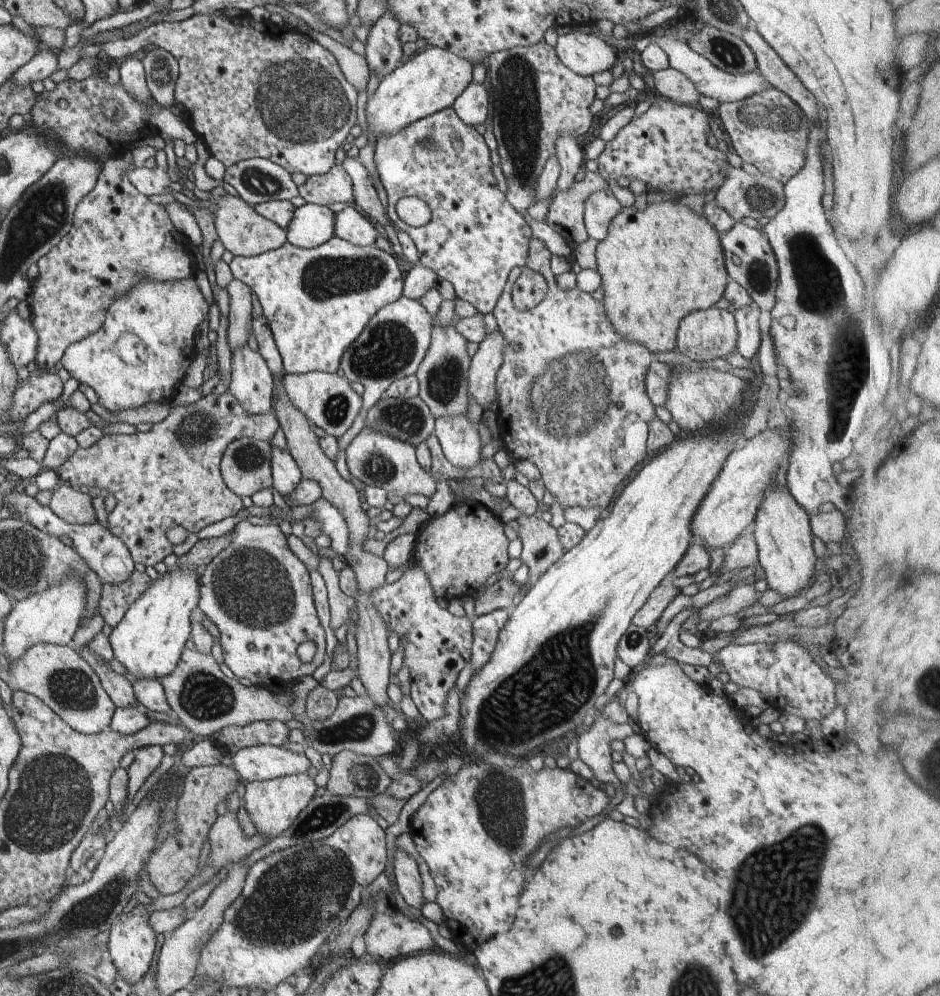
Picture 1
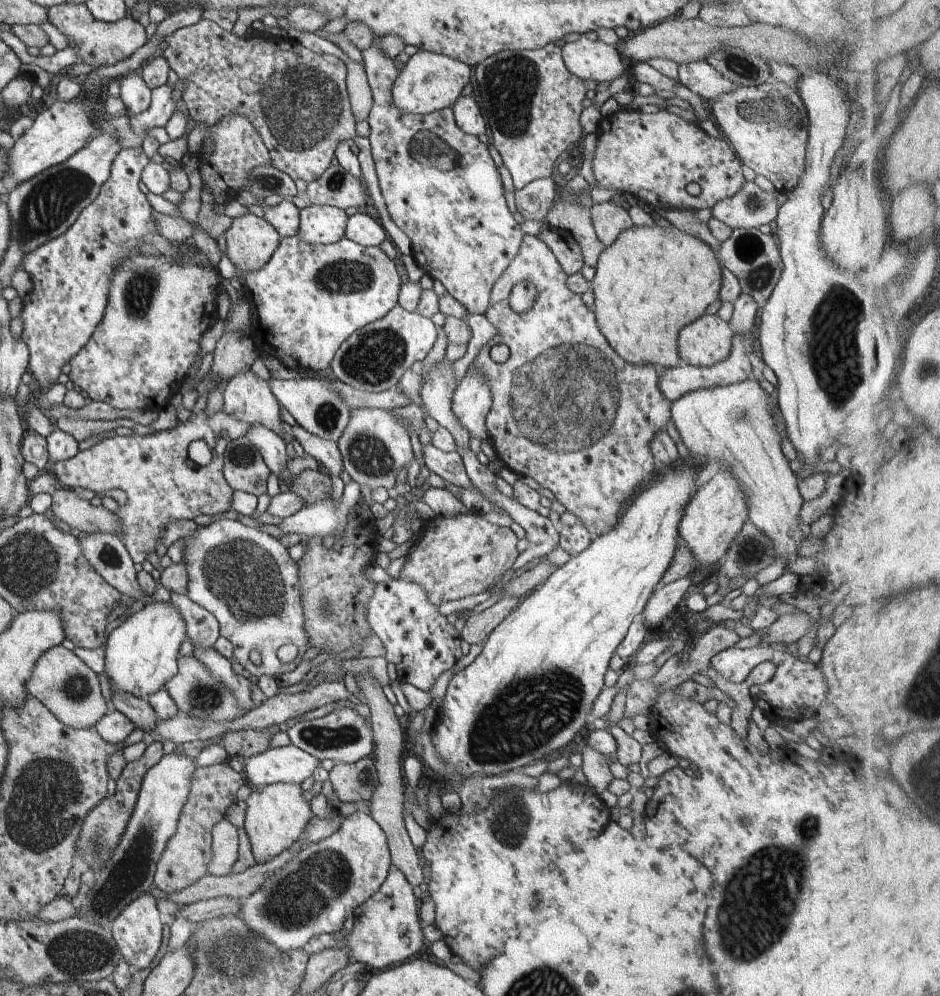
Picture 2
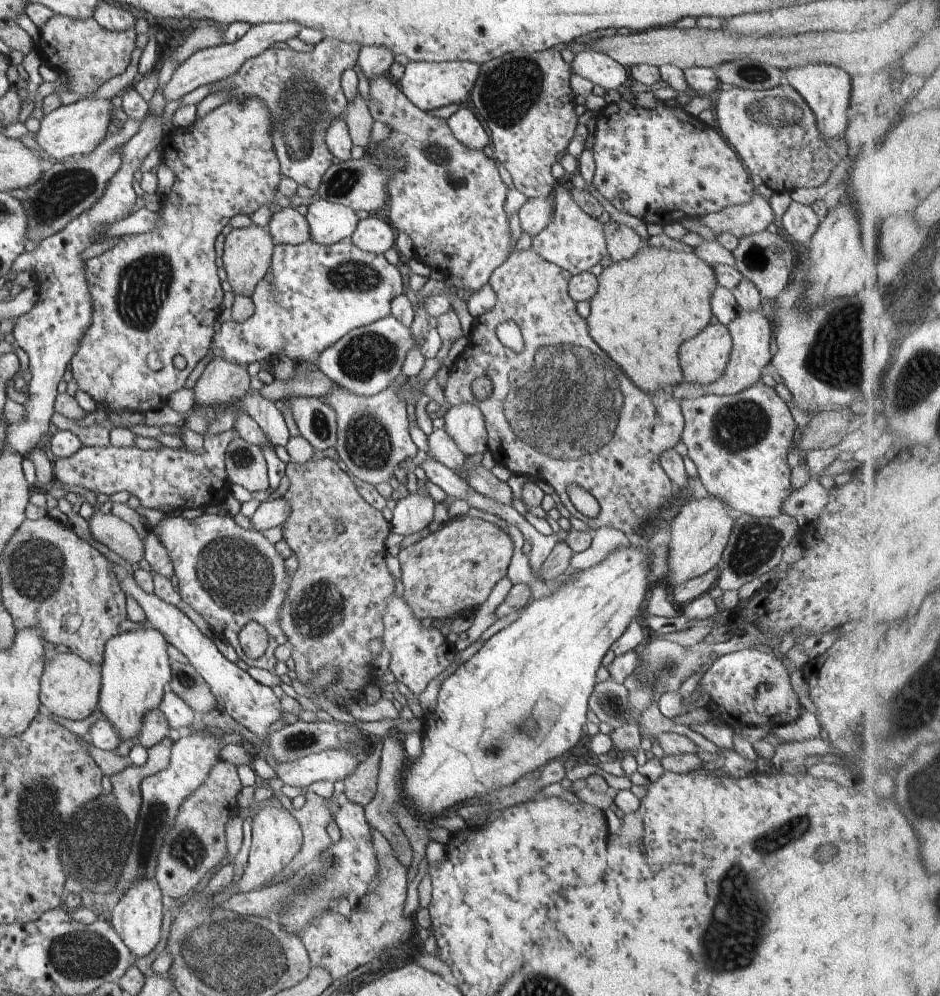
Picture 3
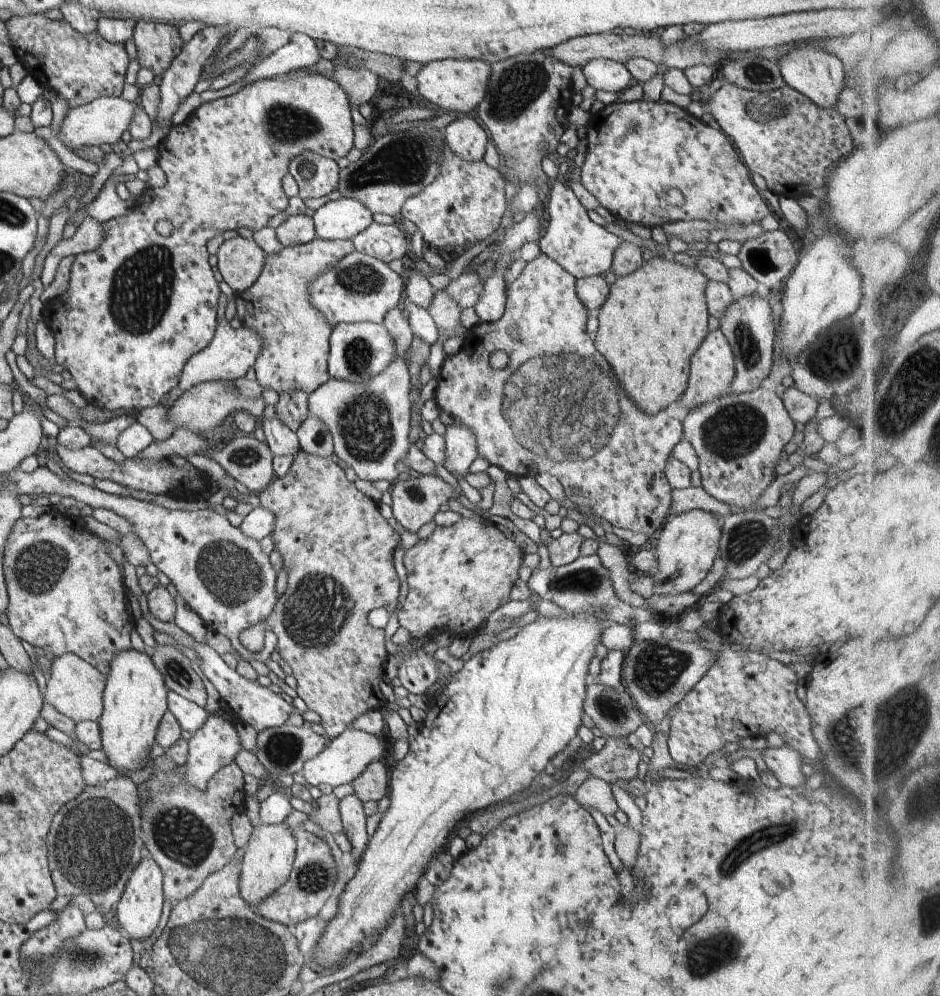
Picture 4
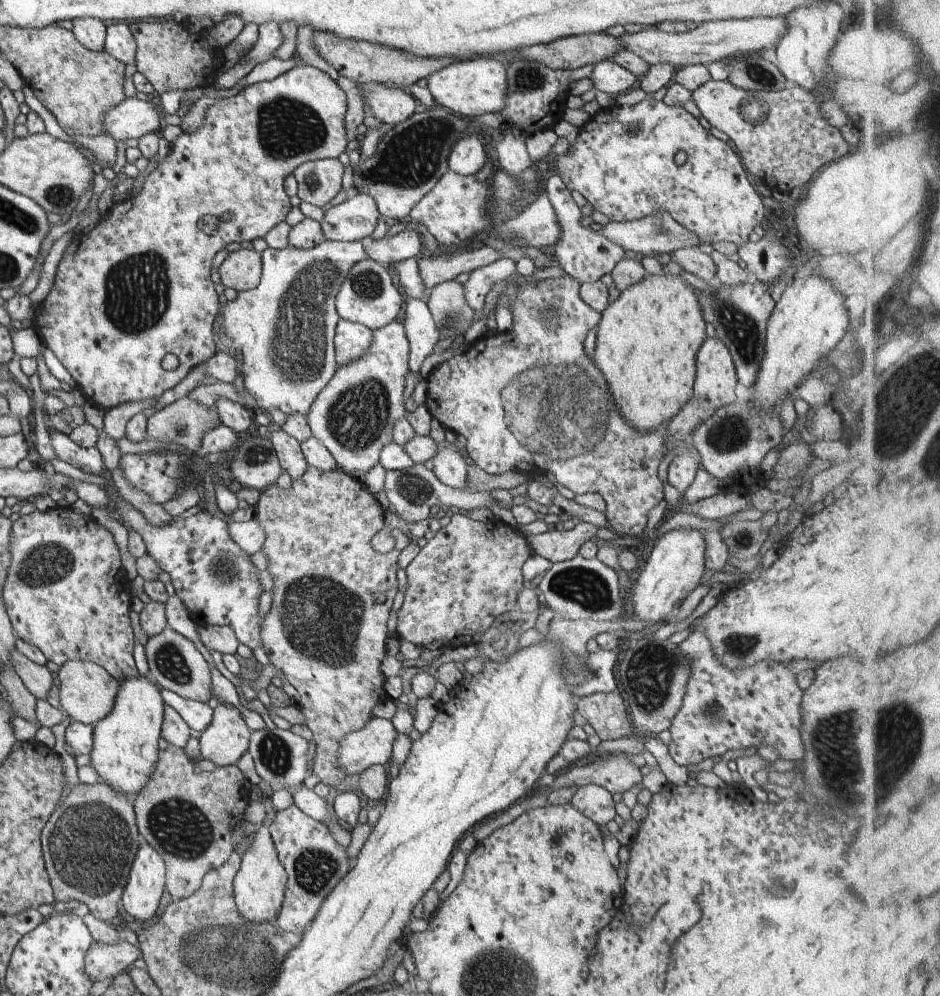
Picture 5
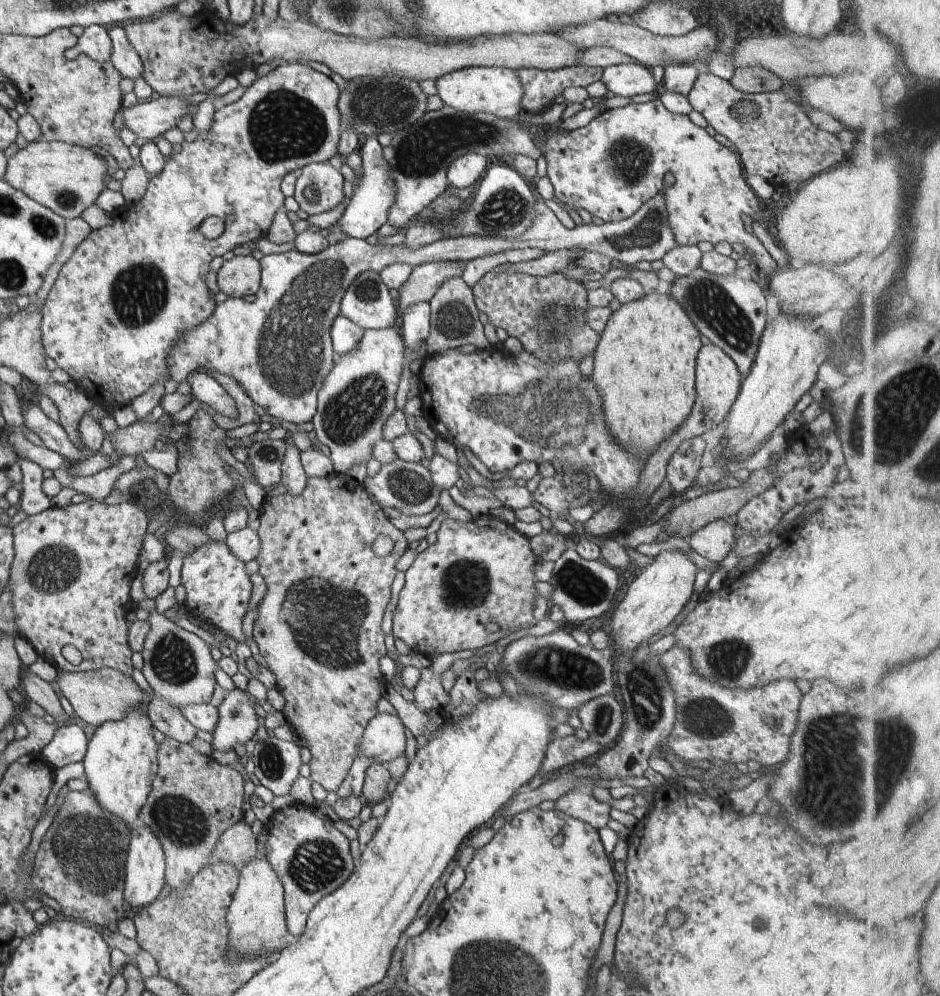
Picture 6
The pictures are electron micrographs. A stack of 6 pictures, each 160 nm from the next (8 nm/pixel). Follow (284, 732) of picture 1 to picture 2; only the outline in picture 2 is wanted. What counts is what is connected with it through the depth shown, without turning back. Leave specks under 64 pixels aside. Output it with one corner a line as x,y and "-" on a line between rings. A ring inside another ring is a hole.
268,728
263,730
232,730
222,736
222,745
231,758
244,761
248,756
261,754
270,748
272,735

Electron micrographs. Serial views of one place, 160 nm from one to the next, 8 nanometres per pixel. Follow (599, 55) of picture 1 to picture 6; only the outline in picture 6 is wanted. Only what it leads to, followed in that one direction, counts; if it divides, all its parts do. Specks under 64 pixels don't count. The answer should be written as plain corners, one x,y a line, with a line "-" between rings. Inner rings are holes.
624,63
603,69
601,81
609,95
634,96
646,92
658,93
661,86
653,77
651,68
640,63

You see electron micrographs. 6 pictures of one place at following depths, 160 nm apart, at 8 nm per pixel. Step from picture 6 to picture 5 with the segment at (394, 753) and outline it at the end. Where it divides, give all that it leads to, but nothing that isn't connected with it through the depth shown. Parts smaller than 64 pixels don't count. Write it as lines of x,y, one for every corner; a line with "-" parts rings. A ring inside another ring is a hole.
374,716
360,730
348,733
340,742
337,755
344,781
372,765
390,762
397,736
392,721

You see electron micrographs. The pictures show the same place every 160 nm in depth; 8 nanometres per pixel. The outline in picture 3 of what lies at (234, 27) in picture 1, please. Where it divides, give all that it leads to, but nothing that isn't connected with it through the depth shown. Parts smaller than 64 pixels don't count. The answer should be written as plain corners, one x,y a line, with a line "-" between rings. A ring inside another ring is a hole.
326,37
322,42
316,45
312,52
296,52
292,48
280,50
278,48
268,48
262,54
248,58
240,70
224,80
218,80
210,84
210,94
217,94
220,91
226,91
230,94
228,100
246,100
246,98
260,98
264,106
270,112
272,118
272,144
273,151
280,164
280,172
283,177
290,178
297,185
308,187
312,190
320,188
324,172
333,164
333,155
328,150
324,141
326,130
332,124
332,120
345,120
347,115
347,106
349,102
344,96
341,86
343,72
346,69
355,69
357,61
350,57
354,43
344,42
335,38
-
276,118
282,118
286,122
286,130
283,124
278,124

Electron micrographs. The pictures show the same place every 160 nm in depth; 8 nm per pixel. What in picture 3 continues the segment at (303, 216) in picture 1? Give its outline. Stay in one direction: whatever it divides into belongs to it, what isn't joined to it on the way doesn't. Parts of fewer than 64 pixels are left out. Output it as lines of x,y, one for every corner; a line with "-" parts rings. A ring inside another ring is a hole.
316,200
306,214
311,240
320,245
334,245
343,238
352,237
360,218
356,211
342,204

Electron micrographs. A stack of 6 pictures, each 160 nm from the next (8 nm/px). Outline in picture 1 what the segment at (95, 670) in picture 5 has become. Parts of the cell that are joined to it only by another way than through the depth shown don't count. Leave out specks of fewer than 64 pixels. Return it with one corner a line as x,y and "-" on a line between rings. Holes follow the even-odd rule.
36,644
22,658
5,661
19,691
40,698
50,710
76,732
99,734
109,728
115,705
106,694
96,672
78,655
72,645

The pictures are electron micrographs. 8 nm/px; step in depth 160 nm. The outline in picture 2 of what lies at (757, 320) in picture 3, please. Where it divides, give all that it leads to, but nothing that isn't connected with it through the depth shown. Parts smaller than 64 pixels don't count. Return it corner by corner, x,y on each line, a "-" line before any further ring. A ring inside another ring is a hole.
734,333
732,338
732,350
728,354
727,358
710,367
696,367
690,364
684,364
684,366
670,366
664,368
663,373
658,377
658,390
662,392
662,396
672,403
674,400
678,400
680,396
684,396
686,392
690,390
699,390
700,388
710,388
710,386
730,386
730,384
738,384
749,379
750,374
753,372
753,368
750,364
750,354
753,353
753,346
748,344
746,336
742,334

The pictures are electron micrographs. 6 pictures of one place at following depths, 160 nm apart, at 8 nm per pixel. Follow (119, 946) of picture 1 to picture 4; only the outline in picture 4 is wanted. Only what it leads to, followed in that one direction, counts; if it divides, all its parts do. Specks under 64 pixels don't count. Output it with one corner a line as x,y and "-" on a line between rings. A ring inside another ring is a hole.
143,854
143,859
132,872
116,906
118,924
120,924
124,934
130,939
139,941
149,938
158,926
164,901
162,870
149,855

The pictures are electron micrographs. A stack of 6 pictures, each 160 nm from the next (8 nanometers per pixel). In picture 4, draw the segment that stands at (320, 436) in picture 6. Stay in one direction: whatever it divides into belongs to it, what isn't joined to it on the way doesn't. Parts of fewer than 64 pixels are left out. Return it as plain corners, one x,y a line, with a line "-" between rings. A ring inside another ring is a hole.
396,306
386,312
384,326
390,330
390,336
396,342
396,358
392,364
381,374
370,378
367,382
352,383
341,379
329,379
326,384
314,390
308,398
308,413
316,416
320,422
326,424
326,428
332,434
335,454
342,462
346,462
350,468
350,474
353,478
359,478
366,482
376,482
387,480
392,485
395,484
401,475
396,471
396,463
403,461
406,454
410,452
410,419
411,419
411,382
410,374
404,354
411,348
413,333
403,312

